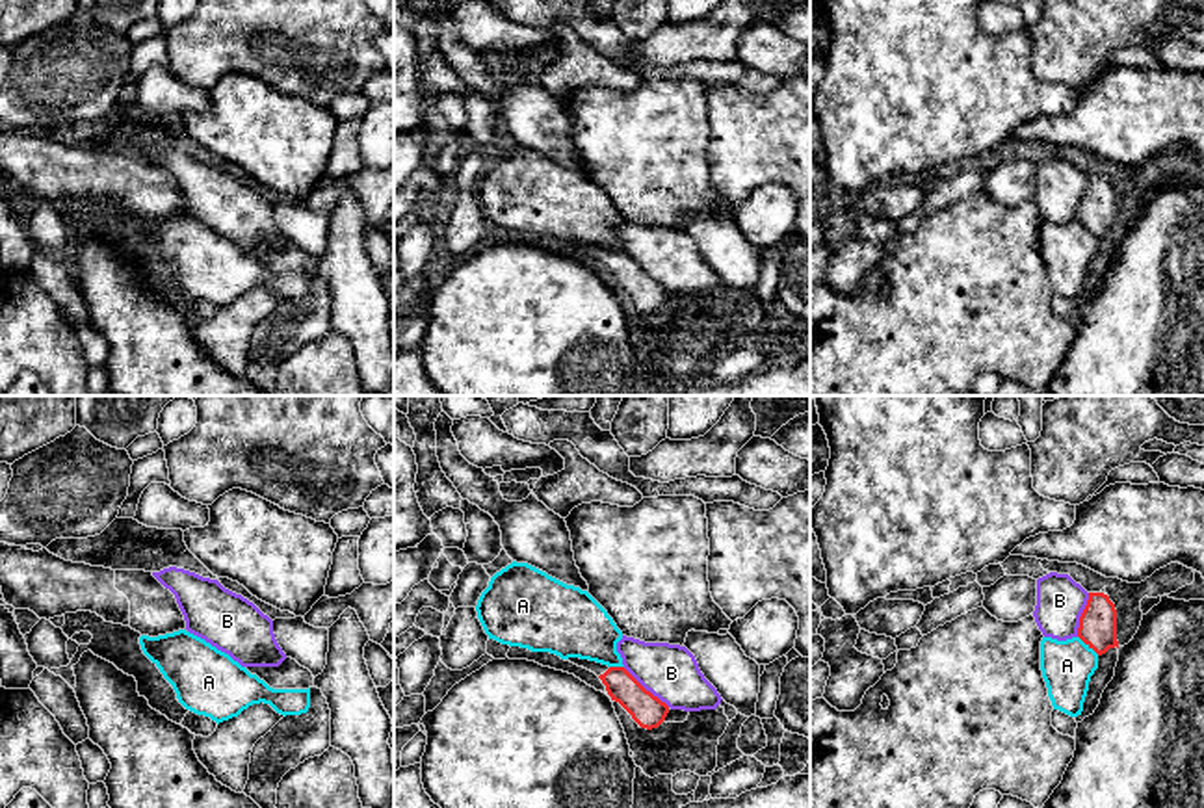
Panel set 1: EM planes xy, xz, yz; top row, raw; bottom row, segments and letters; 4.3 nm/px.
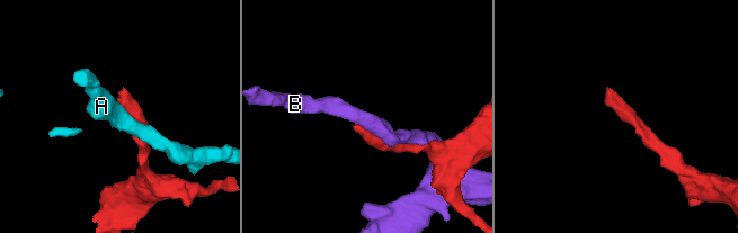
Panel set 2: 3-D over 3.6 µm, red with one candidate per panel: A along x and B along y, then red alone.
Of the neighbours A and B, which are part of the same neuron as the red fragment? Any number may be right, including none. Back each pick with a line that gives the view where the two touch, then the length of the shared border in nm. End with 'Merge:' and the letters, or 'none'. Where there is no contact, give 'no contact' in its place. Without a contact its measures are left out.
Merge: none

